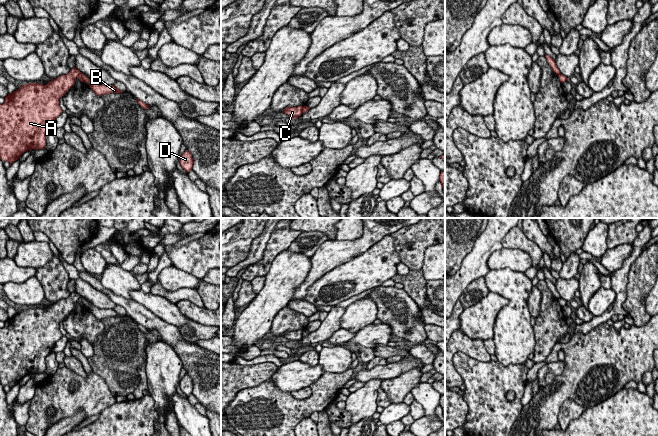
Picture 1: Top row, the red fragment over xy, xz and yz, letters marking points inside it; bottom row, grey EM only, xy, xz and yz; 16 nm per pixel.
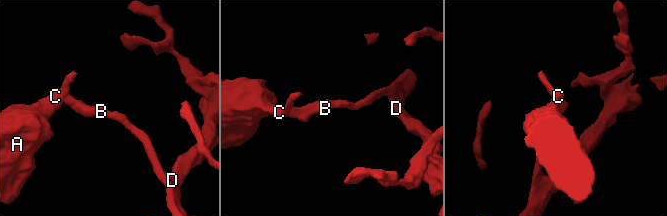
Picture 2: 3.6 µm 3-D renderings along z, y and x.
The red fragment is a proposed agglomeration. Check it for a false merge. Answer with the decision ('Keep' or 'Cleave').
Cleave

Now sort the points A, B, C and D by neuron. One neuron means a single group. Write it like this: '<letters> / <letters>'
A C / B D

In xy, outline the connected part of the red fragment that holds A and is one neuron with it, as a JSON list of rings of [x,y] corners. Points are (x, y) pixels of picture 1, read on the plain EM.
[[[74,291],[68,298],[52,303],[46,309],[23,308],[4,322],[4,327],[0,328],[0,382],[3,387],[8,385],[11,389],[24,376],[45,372],[46,357],[63,336],[59,329],[59,323],[74,309],[75,303],[80,297]]]

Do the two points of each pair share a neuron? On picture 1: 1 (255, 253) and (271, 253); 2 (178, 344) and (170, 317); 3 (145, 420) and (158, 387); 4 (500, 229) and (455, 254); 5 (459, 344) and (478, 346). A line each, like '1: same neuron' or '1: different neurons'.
1: different neurons
2: different neurons
3: different neurons
4: different neurons
5: same neuron

